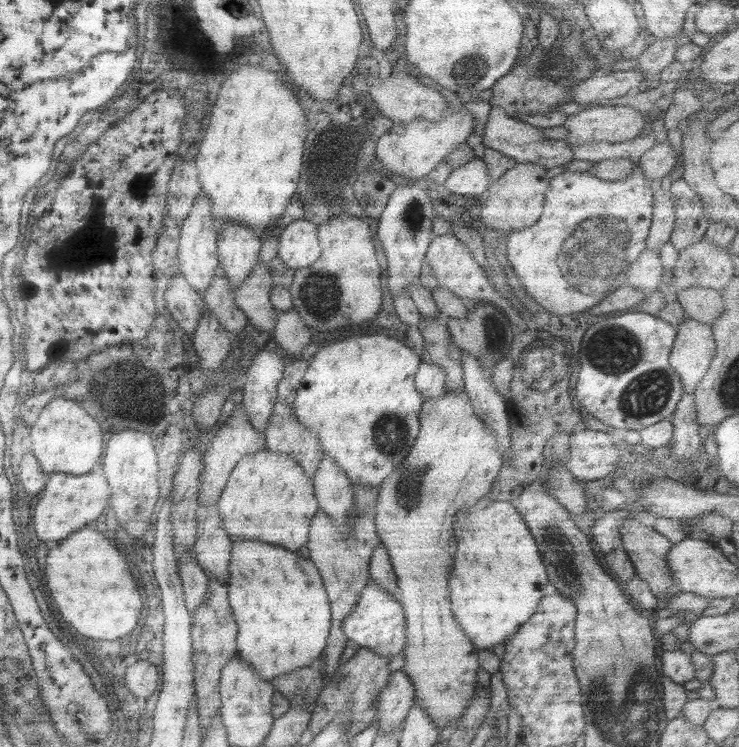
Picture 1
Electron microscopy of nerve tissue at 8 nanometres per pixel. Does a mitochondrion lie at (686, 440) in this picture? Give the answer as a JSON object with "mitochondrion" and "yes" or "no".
{"mitochondrion":"no"}

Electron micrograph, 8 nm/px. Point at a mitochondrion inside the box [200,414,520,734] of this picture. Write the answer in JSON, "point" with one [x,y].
{"point":[410,491]}

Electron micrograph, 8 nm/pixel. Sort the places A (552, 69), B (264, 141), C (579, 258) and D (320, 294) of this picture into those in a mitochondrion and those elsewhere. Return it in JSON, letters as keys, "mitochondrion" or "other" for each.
{"A":"mitochondrion","B":"other","C":"mitochondrion","D":"mitochondrion"}

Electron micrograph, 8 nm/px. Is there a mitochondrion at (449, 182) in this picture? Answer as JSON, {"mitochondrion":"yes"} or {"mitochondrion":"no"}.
{"mitochondrion":"no"}

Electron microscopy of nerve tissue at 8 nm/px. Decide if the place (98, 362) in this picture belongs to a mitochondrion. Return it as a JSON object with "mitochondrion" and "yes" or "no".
{"mitochondrion":"yes"}

